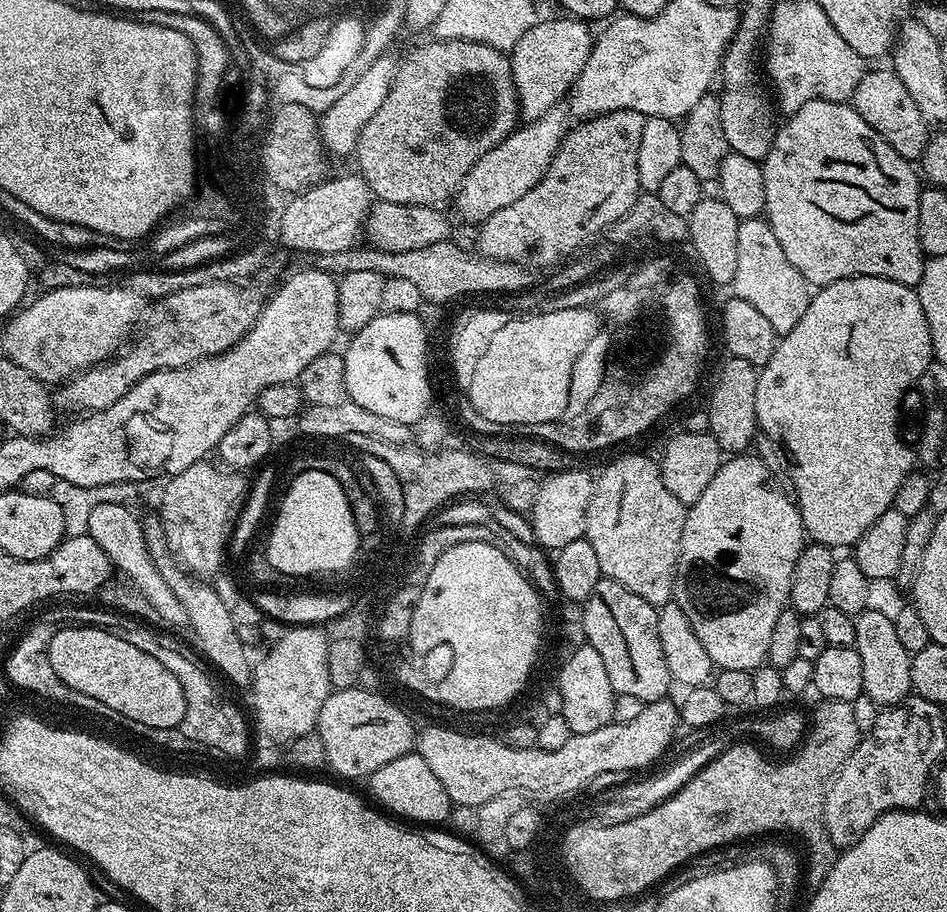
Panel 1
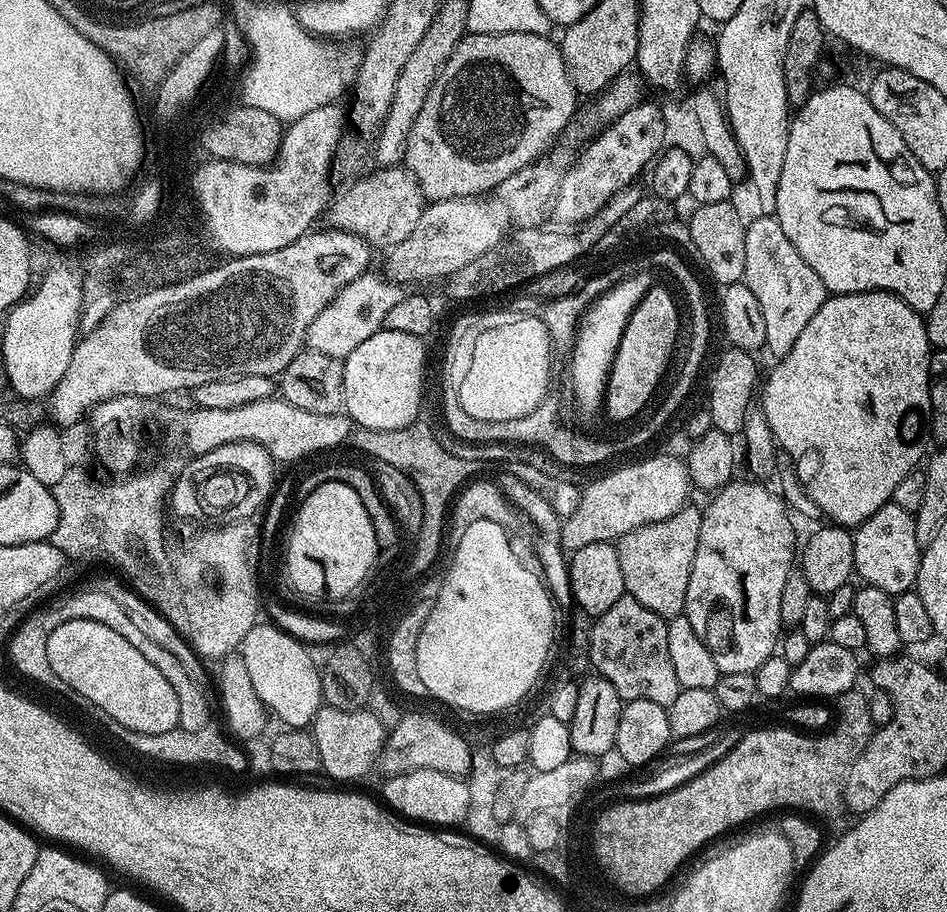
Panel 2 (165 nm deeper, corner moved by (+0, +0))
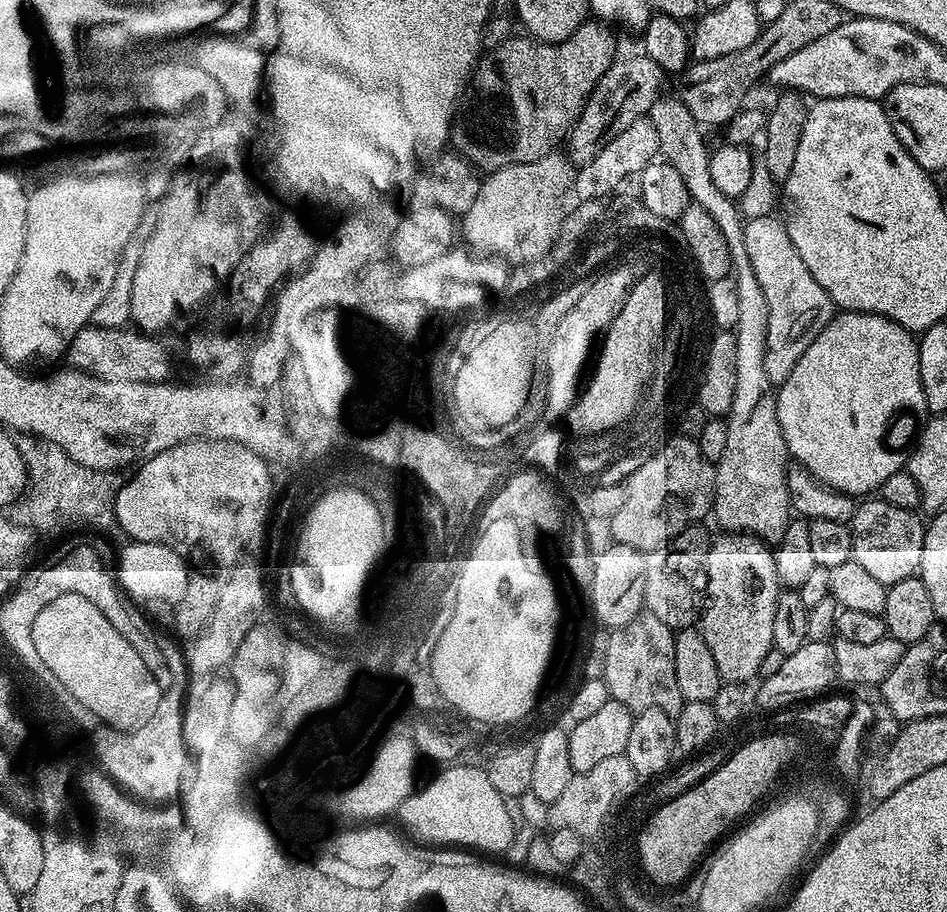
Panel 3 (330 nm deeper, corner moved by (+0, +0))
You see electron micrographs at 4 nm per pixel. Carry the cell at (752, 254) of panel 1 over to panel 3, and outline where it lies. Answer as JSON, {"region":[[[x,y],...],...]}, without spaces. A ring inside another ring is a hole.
{"region":[[[773,214],[766,218],[754,218],[744,226],[744,241],[750,254],[750,264],[754,266],[754,274],[762,286],[762,294],[766,294],[766,306],[770,310],[766,374],[774,386],[784,383],[798,360],[806,354],[810,342],[822,334],[824,327],[838,312],[830,294],[826,294],[818,278],[810,274],[802,254],[790,238],[787,223],[778,217]]]}

